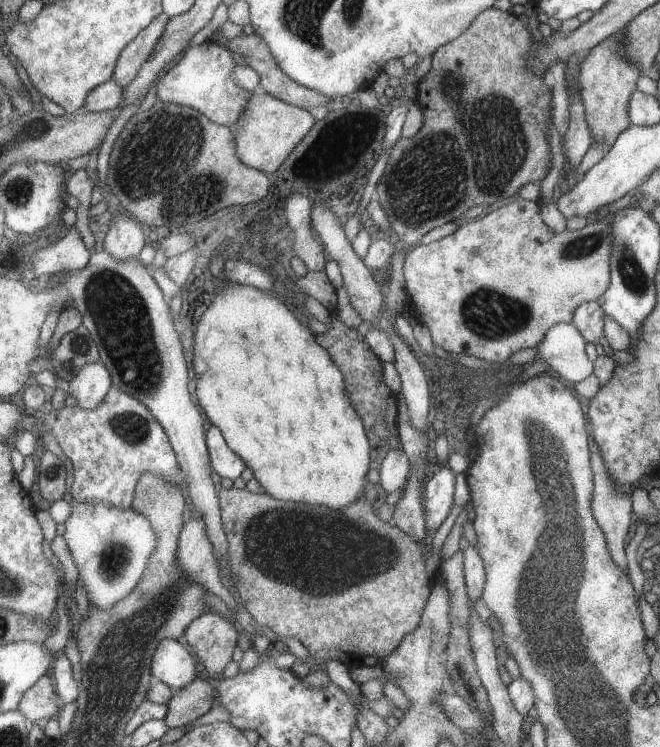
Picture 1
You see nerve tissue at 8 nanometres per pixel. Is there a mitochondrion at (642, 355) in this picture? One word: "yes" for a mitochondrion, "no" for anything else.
no

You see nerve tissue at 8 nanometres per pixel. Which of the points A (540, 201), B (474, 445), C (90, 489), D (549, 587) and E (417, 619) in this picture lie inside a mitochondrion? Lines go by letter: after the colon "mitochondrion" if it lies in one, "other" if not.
A: other
B: other
C: other
D: mitochondrion
E: other

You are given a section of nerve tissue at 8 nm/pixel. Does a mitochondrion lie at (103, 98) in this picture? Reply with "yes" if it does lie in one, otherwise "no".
no

